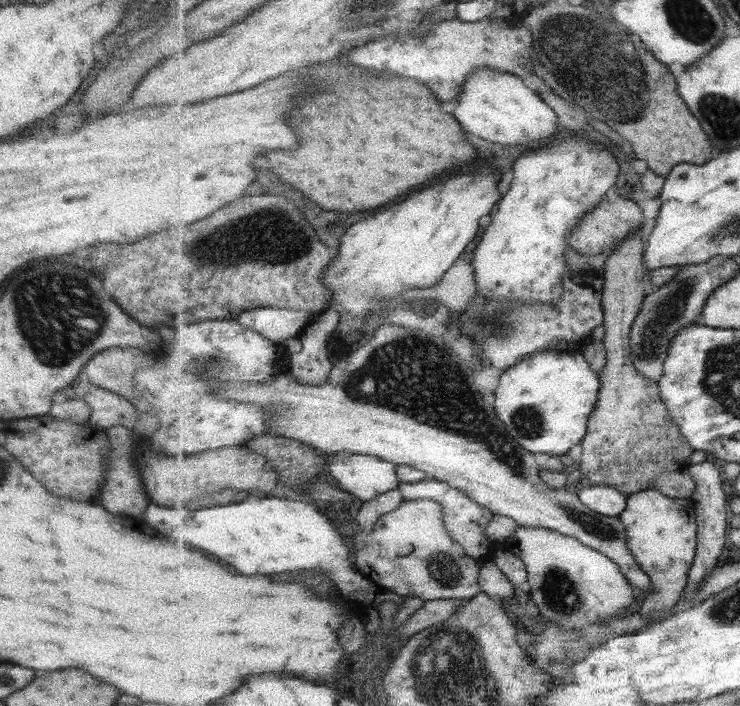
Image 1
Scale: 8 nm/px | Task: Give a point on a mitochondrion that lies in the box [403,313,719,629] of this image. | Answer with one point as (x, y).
(562, 595)

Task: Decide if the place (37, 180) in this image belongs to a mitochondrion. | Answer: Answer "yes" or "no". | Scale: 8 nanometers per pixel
yes

